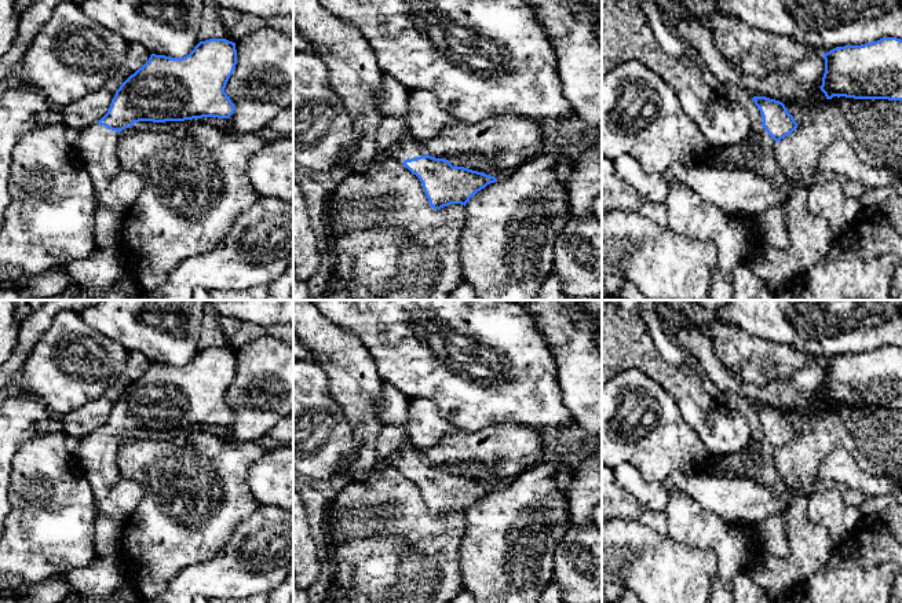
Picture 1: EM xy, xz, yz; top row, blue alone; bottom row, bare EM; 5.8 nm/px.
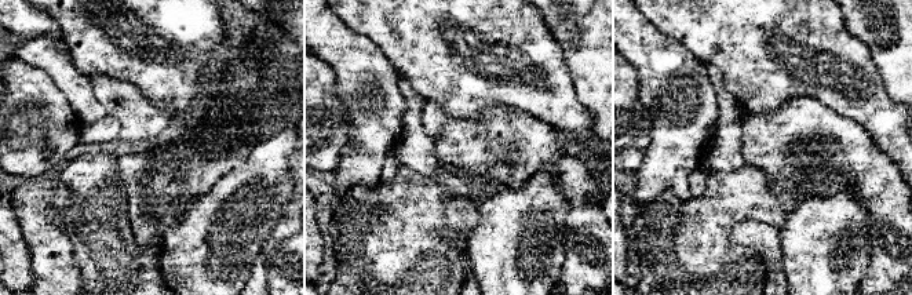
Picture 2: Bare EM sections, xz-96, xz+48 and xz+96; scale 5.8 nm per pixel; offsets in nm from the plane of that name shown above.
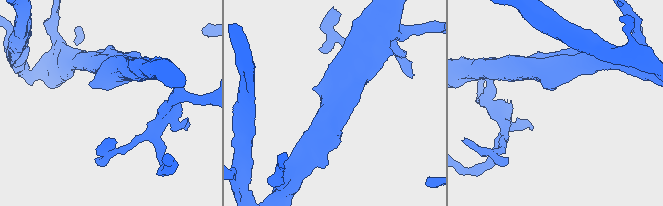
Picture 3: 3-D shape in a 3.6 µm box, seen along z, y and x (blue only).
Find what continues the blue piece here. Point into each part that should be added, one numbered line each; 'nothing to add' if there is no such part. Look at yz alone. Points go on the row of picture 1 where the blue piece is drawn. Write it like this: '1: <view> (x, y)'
1: yz (763, 164)

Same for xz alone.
1: xz (406, 147)

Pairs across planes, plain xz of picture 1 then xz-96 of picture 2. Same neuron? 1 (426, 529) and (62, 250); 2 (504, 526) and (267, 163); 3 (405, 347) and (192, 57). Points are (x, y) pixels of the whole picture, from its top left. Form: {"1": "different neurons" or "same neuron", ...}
{"1": "different neurons", "2": "same neuron", "3": "same neuron"}

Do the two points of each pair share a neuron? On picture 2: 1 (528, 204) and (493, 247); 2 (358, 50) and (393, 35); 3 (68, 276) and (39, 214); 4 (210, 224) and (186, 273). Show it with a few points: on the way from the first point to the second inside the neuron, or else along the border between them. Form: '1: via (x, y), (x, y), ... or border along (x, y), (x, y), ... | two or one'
1: via (525, 215), (504, 236) | one
2: border along (346, 25), (365, 35), (394, 68) | two
3: via (53, 261), (48, 257), (48, 243), (39, 229) | one
4: via (210, 236), (210, 250), (199, 261) | one

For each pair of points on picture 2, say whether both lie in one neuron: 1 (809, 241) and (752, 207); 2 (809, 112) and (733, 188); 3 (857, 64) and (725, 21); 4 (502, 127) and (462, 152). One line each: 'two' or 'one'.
1: two
2: two
3: one
4: one

